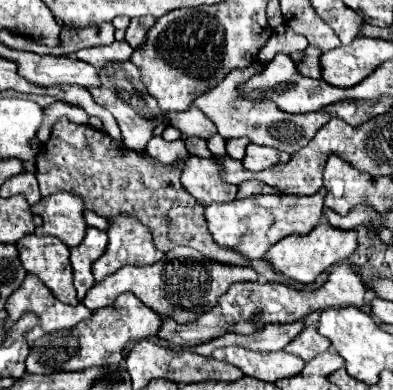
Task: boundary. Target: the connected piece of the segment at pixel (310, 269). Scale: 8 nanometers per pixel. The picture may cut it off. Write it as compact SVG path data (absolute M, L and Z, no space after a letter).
M328 222L318 224L318 228L314 228L308 236L288 236L284 240L280 240L278 244L274 244L268 252L266 258L272 262L272 266L282 272L286 278L292 278L296 282L304 282L310 284L316 280L318 274L322 274L324 270L328 270L330 266L346 260L350 254L354 254L358 248L358 238L354 230L340 230L340 228L332 228Z

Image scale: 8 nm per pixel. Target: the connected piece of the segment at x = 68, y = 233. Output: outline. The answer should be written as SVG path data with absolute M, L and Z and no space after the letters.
M56 192L32 206L32 212L42 216L44 224L36 228L38 236L56 236L66 246L78 246L86 236L84 202L72 192Z

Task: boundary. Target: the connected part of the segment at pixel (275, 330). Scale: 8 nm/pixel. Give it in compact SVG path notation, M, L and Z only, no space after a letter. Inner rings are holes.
M298 320L296 324L288 324L288 326L276 326L276 324L268 324L264 330L254 332L250 336L240 336L240 334L224 334L216 340L198 344L194 348L186 348L194 354L200 356L212 356L212 352L216 348L224 348L224 346L240 346L246 350L254 350L254 352L276 352L276 350L284 350L284 346L304 328L304 320Z

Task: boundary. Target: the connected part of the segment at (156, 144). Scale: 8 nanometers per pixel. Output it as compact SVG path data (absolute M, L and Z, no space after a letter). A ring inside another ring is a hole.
M154 136L150 142L148 142L148 148L146 148L148 156L162 162L162 164L172 164L180 158L188 158L188 150L184 146L182 140L174 140L174 142L166 142L162 136Z

